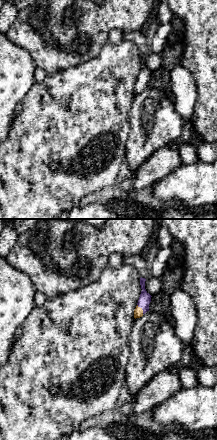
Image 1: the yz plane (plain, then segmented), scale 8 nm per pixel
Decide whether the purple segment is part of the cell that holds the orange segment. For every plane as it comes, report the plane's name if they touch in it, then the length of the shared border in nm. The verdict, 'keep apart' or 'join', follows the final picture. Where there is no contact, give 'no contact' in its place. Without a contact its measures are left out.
yz | 90 nm

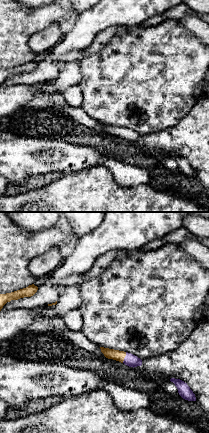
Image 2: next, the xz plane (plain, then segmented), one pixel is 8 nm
xz | 90 nm

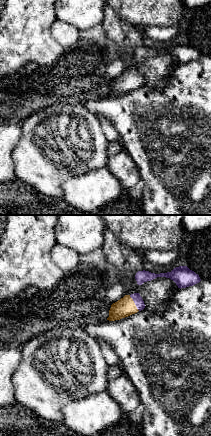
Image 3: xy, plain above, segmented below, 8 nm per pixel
xy | 150 nm

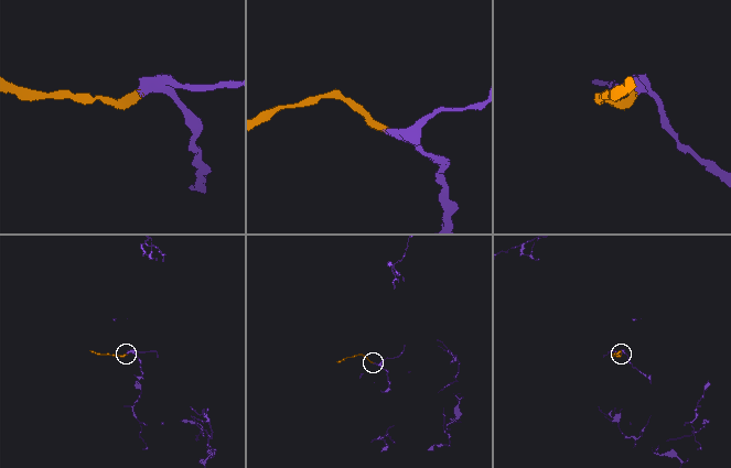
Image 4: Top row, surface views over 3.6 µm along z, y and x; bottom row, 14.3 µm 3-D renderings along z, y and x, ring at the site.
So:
join

